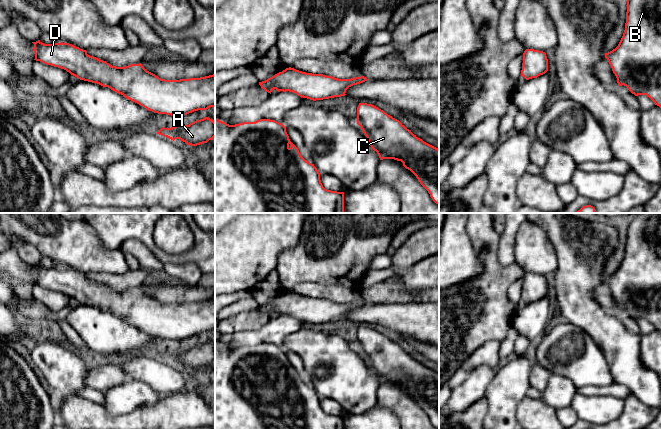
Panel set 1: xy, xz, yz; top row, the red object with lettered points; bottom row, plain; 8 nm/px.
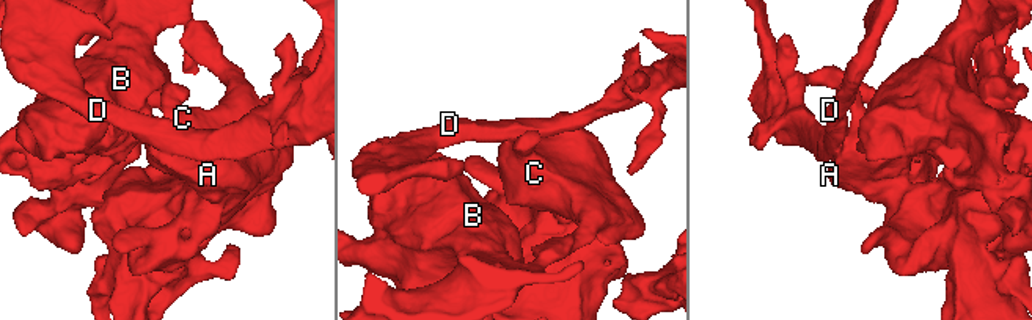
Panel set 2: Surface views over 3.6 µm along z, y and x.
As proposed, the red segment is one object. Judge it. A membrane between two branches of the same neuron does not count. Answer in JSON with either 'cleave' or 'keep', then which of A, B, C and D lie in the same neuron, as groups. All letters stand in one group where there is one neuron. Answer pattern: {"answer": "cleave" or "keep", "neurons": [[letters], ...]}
{"answer": "keep", "neurons": [["A", "B", "C", "D"]]}

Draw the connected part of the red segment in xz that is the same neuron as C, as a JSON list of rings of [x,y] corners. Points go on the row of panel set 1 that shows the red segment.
[[[359,103],[357,124],[380,160],[401,161],[439,205],[439,149],[424,142],[378,107]]]

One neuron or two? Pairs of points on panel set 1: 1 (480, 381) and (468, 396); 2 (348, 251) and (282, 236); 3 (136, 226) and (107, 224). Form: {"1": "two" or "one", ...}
{"1": "one", "2": "two", "3": "one"}

